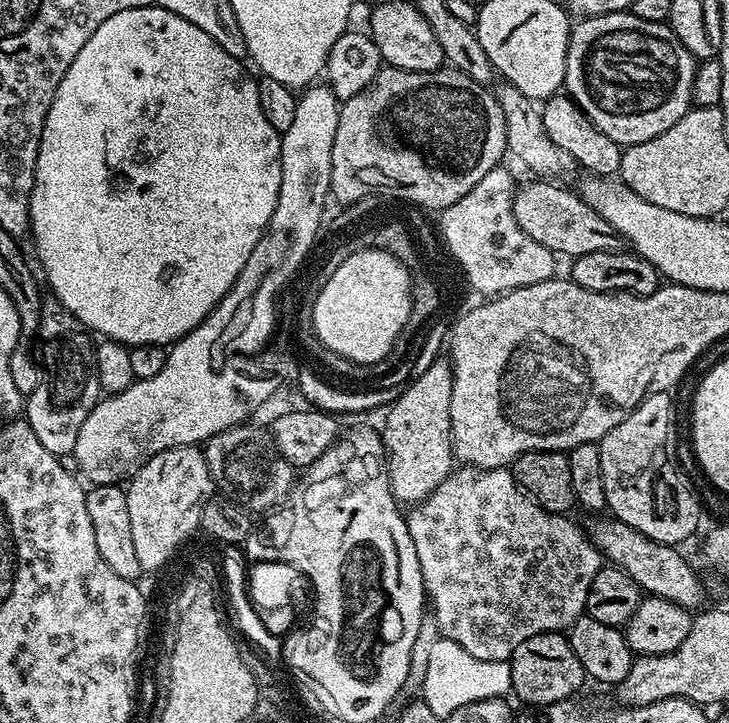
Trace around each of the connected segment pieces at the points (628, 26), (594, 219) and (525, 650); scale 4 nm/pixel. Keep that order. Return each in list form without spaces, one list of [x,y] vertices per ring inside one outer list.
[[[630,10],[589,16],[579,21],[580,25],[571,29],[568,38],[568,57],[566,58],[566,74],[564,88],[567,95],[576,101],[576,105],[585,112],[615,144],[627,146],[638,142],[650,142],[650,138],[658,138],[674,122],[678,122],[688,109],[693,107],[692,87],[698,67],[696,57],[678,42],[667,23],[642,22]]]
[[[530,180],[513,193],[512,209],[515,221],[528,237],[546,246],[557,255],[575,258],[582,254],[621,251],[624,239],[600,214],[575,191],[560,188],[548,180]]]
[[[558,632],[538,634],[534,638],[526,638],[518,650],[514,650],[510,661],[510,674],[512,675],[512,692],[520,700],[525,700],[528,706],[543,706],[545,704],[559,704],[567,701],[583,684],[586,684],[584,667],[578,662],[578,654],[568,645],[567,635]]]

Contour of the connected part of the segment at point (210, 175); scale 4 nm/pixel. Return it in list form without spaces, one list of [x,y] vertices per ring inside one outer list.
[[[159,6],[122,10],[118,14],[106,18],[106,22],[102,22],[102,26],[98,26],[98,30],[94,30],[94,34],[90,34],[90,42],[86,42],[86,46],[82,46],[82,50],[78,50],[78,58],[74,58],[74,62],[70,62],[70,70],[66,70],[66,78],[62,78],[62,86],[58,86],[58,94],[54,94],[54,102],[50,102],[50,110],[46,114],[46,122],[42,126],[42,142],[34,174],[34,190],[30,194],[30,240],[36,243],[36,256],[40,259],[41,266],[44,267],[44,276],[48,279],[53,294],[56,295],[53,297],[64,307],[65,312],[78,318],[78,322],[82,322],[85,328],[97,337],[117,340],[119,344],[125,346],[137,344],[171,346],[175,344],[187,332],[194,331],[220,305],[222,297],[234,286],[238,274],[242,274],[242,266],[246,266],[246,258],[250,258],[254,246],[258,246],[262,234],[267,230],[270,218],[276,209],[282,178],[281,133],[276,132],[274,126],[270,126],[270,122],[266,122],[266,114],[262,114],[262,105],[258,103],[257,81],[252,80],[251,74],[240,63],[241,61],[237,57],[222,50],[222,46],[218,46],[218,42],[214,42],[214,38],[210,38],[210,34],[206,34],[206,30],[198,30],[198,26],[194,26],[194,22],[186,22],[186,18],[178,18],[178,14],[170,14],[170,10]]]

